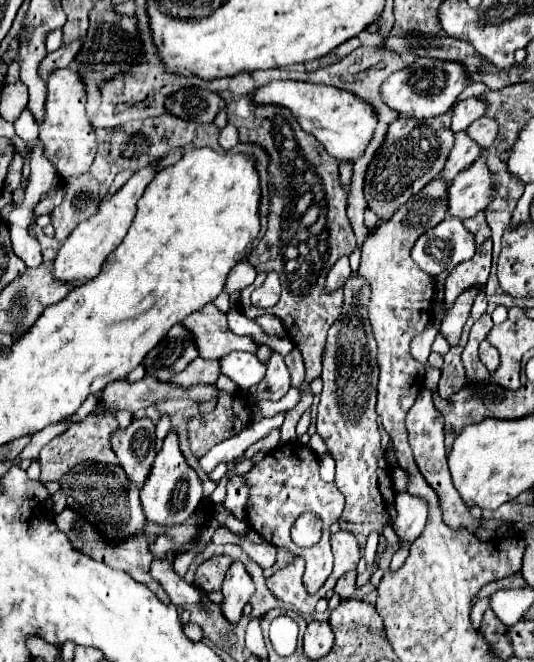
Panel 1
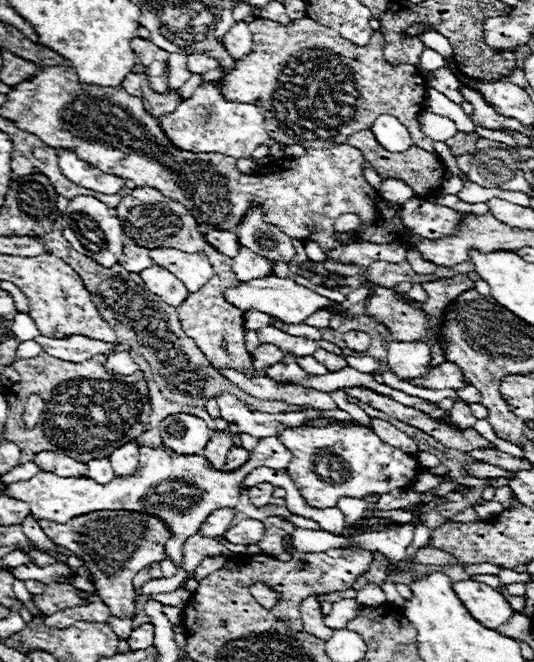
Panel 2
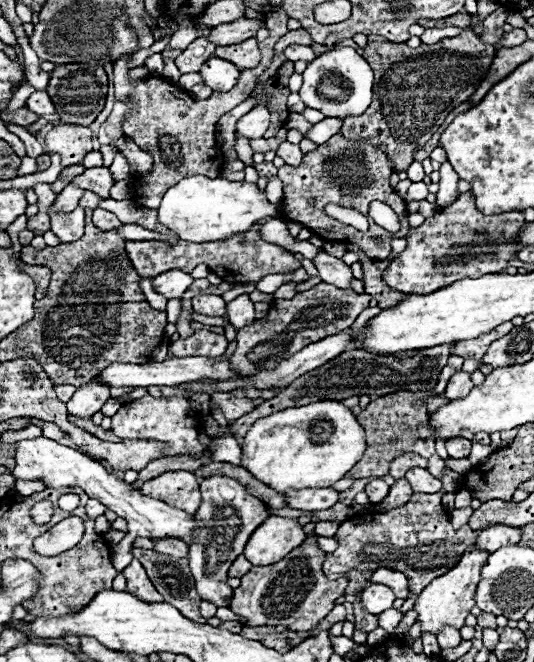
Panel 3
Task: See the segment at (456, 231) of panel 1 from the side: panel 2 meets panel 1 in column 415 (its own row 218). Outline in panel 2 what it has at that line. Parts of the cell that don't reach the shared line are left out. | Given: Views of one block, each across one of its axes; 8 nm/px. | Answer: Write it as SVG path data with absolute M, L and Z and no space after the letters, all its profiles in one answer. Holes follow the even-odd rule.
M252 208L236 234L240 236L242 246L252 248L252 252L258 252L272 262L290 262L296 256L290 236L280 232L276 226L262 222L262 208Z

